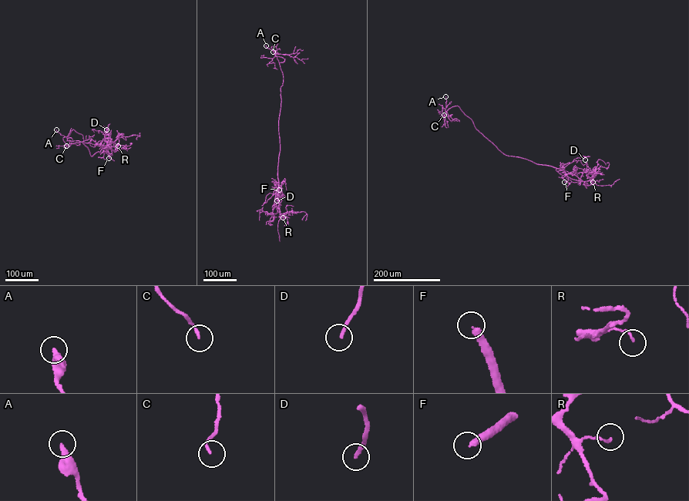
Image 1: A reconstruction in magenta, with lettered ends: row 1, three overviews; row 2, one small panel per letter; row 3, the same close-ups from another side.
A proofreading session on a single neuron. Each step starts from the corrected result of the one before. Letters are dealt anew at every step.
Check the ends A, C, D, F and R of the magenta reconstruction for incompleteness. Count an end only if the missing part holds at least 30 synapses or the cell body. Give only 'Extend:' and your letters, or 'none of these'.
Extend: F

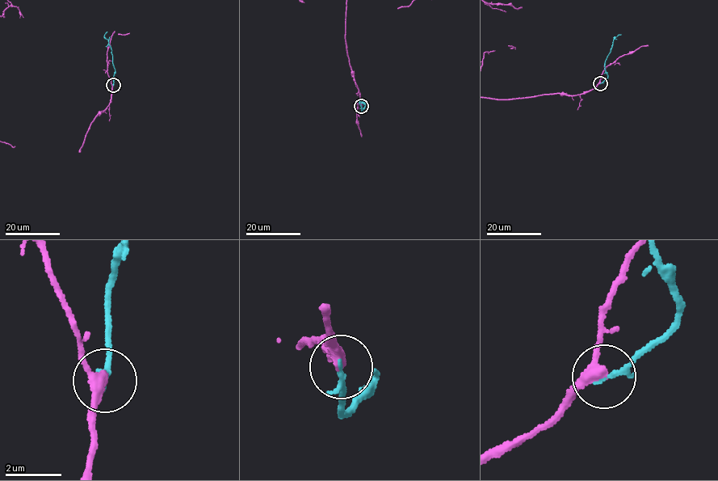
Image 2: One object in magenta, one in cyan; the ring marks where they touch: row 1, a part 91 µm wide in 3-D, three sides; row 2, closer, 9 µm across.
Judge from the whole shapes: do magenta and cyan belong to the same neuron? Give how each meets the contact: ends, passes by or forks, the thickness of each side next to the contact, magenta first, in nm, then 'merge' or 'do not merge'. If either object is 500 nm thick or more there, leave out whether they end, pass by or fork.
magenta passes by; cyan ends there; 320 nm thick on the magenta side, 190 nm on the other; merge

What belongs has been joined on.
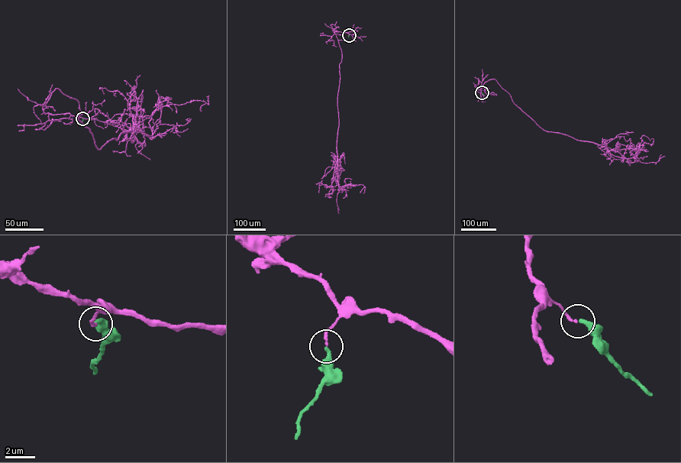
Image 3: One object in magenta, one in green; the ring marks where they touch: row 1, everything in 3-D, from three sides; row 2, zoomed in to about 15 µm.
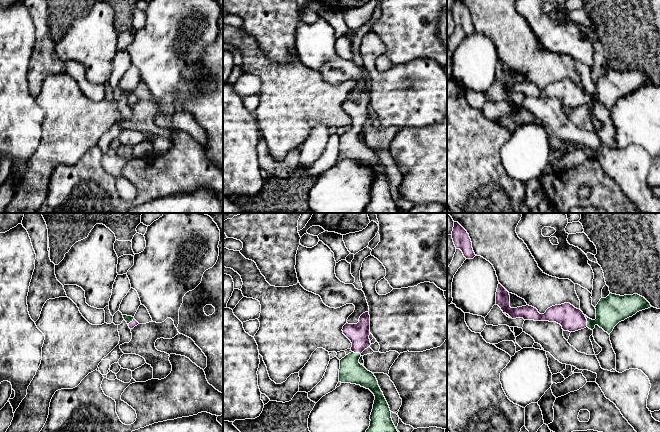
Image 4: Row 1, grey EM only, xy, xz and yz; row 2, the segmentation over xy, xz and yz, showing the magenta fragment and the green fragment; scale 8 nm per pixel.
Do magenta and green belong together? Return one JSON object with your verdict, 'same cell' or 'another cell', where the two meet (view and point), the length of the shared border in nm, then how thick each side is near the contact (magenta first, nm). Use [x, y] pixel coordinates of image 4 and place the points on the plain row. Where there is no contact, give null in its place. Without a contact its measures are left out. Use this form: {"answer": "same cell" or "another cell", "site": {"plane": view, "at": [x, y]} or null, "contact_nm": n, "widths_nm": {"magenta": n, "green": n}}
{"answer": "same cell", "site": {"plane": "xz", "at": [356, 128]}, "contact_nm": 80, "widths_nm": {"magenta": 170, "green": 190}}

